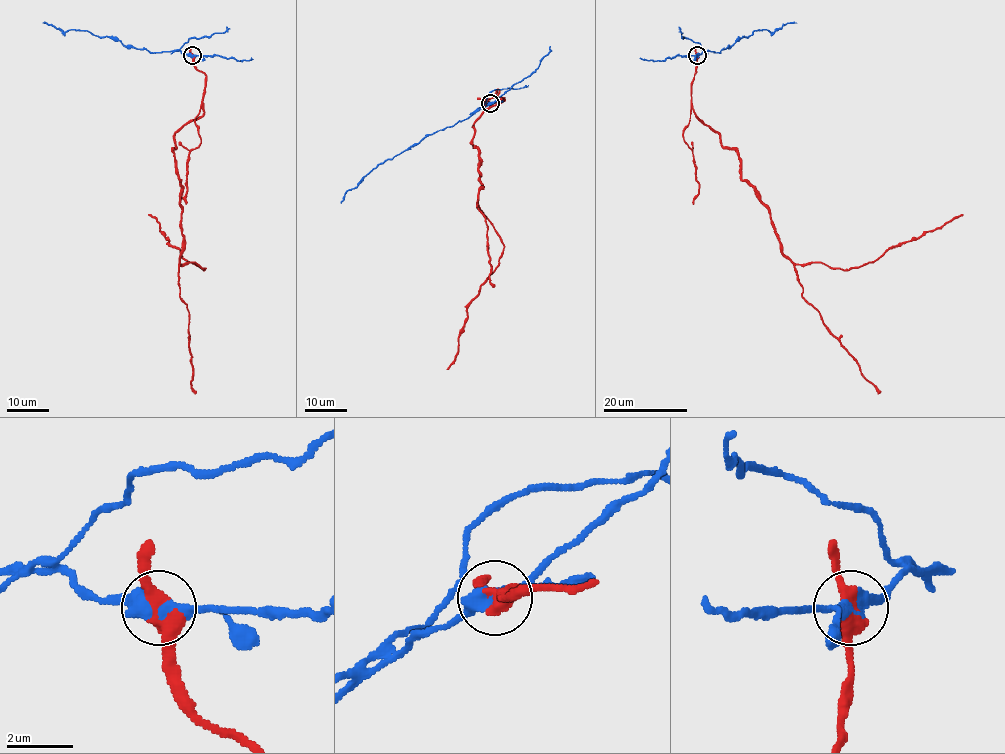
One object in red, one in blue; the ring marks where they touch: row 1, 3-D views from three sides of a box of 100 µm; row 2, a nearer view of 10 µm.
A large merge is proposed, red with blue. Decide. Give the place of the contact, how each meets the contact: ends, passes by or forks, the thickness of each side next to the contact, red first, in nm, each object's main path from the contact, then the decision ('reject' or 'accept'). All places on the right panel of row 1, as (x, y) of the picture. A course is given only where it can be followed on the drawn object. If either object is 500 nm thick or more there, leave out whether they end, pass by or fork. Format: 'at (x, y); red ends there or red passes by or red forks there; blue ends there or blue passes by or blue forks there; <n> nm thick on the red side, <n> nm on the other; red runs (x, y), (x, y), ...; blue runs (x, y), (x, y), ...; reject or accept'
at (697, 55); red passes by; blue passes by; 440 nm thick on the red side, 480 nm on the other; red runs (697, 55), (691, 108), (735, 151), (793, 262), (859, 267), (963, 214); blue runs (697, 55), (704, 51), (721, 52), (754, 31), (773, 32), (787, 23), (797, 22); reject

